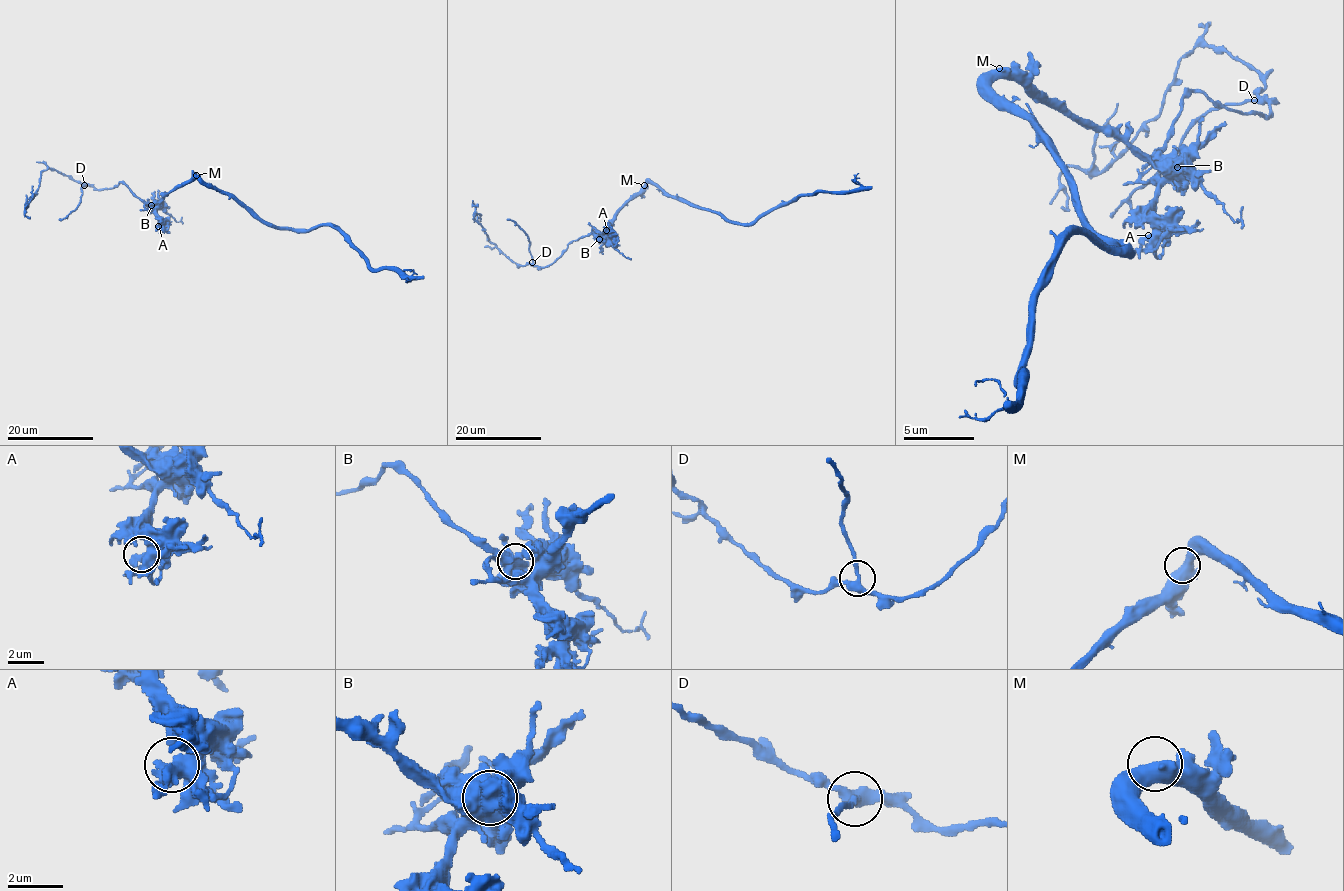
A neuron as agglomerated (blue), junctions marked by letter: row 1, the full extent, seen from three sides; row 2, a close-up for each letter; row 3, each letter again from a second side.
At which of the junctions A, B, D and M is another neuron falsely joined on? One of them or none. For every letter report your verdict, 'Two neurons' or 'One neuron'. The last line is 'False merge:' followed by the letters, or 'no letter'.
A: One neuron
B: Two neurons
D: One neuron
M: One neuron
False merge: B

